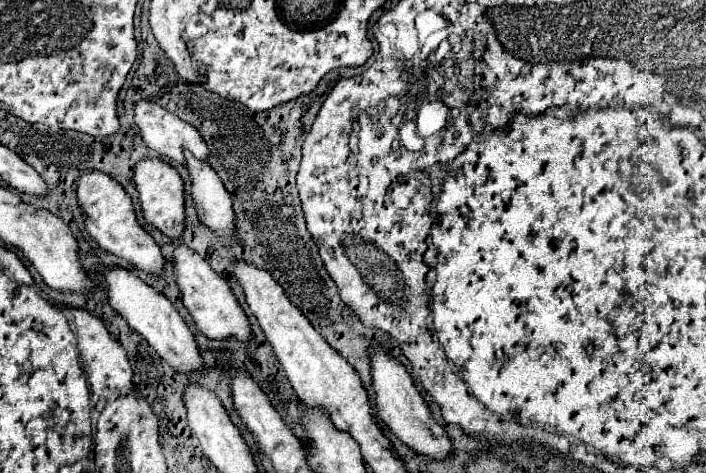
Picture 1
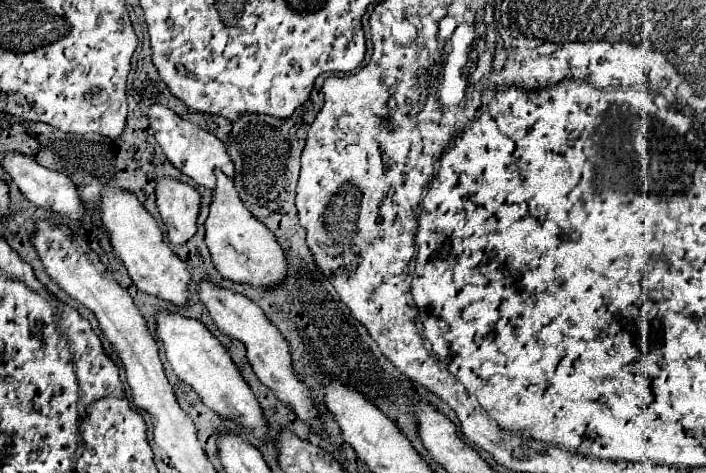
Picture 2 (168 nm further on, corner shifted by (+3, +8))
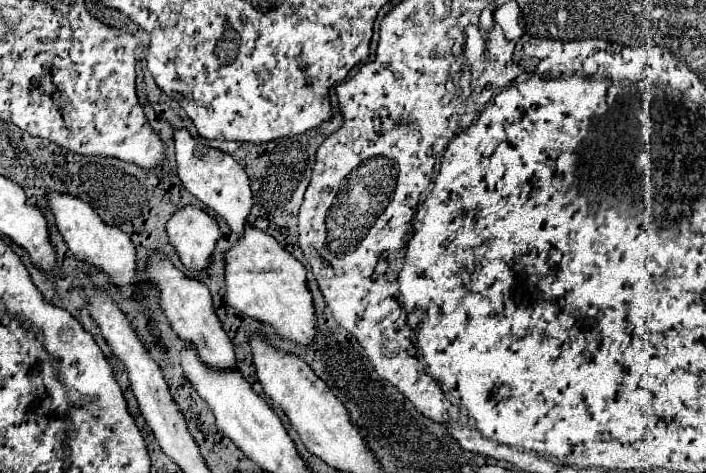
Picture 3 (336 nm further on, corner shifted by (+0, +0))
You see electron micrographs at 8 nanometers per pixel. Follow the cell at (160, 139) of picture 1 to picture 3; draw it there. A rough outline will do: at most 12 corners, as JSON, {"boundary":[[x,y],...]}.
{"boundary":[[175,131],[185,189],[241,237],[253,207],[241,165]]}

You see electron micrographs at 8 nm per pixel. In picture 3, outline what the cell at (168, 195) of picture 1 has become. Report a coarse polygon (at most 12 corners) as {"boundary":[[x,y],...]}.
{"boundary":[[181,209],[169,243],[189,271],[205,271],[221,237],[213,217]]}

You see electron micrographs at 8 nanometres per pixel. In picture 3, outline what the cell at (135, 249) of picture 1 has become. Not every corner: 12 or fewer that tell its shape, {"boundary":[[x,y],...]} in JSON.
{"boundary":[[159,253],[147,269],[173,331],[211,369],[237,369],[209,289]]}

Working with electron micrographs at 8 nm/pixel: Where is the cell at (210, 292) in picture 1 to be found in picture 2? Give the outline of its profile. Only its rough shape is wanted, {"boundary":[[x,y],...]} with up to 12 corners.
{"boundary":[[208,277],[196,295],[214,325],[248,349],[256,377],[320,431],[288,343],[248,297]]}

